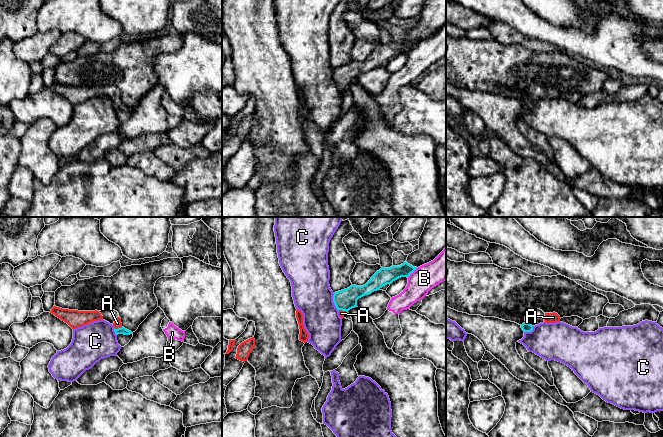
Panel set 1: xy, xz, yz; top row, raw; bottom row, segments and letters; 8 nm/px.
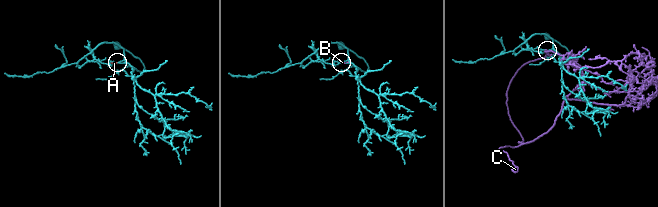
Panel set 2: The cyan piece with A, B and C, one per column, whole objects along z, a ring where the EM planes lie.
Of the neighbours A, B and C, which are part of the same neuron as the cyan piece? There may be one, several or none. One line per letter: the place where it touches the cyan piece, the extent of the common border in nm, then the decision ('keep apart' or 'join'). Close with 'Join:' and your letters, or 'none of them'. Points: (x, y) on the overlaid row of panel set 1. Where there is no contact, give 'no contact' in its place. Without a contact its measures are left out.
A: xy (118, 328) | 70 nm | join
B: xz (412, 272) | 120 nm | keep apart
C: xz (333, 301) | 160 nm | keep apart
Join: A

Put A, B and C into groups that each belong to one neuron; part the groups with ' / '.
A / B / C

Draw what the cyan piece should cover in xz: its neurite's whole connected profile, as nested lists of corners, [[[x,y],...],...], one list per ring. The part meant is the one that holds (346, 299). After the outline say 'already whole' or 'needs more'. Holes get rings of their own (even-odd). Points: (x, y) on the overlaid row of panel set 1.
[[[404,262],[400,266],[382,267],[365,285],[351,285],[347,289],[335,292],[333,302],[339,311],[340,317],[343,319],[350,309],[357,307],[357,300],[359,298],[369,295],[401,277],[408,278],[416,269],[417,267],[413,267],[407,262]]]; needs more

